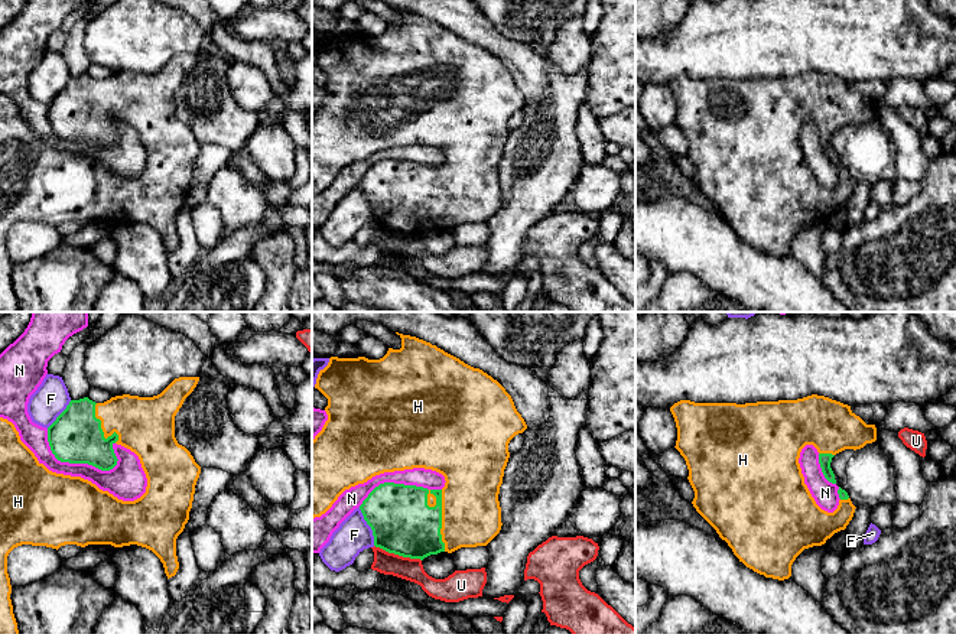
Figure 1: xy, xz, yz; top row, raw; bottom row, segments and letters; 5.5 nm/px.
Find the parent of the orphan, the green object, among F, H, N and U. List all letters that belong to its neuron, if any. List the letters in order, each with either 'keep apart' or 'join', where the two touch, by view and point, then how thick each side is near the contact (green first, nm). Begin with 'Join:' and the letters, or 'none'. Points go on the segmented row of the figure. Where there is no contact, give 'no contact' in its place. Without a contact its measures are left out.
Join: H
F: keep apart; meets green in xz at (368, 524); 340 nm thick on the green side, 190 nm on the other
H: join; meets green in xz at (441, 520); 340 nm thick on the green side, 340 nm on the other
N: keep apart; meets green in xy at (72, 462); 300 nm thick on the green side, 140 nm on the other
U: keep apart; meets green in xz at (397, 553); 340 nm thick on the green side, 130 nm on the other

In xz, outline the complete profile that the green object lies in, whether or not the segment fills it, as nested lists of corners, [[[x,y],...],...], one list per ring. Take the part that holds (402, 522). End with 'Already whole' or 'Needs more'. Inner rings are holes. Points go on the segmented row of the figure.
[[[396,334],[401,338],[400,349],[388,348],[380,360],[331,357],[318,374],[315,388],[328,399],[328,420],[312,440],[312,517],[321,517],[345,490],[375,475],[425,468],[445,477],[442,490],[384,482],[360,505],[364,520],[373,530],[374,546],[420,560],[440,552],[487,546],[503,526],[498,494],[510,458],[508,443],[516,435],[523,433],[527,425],[511,396],[491,375],[430,342]]]. Needs more

